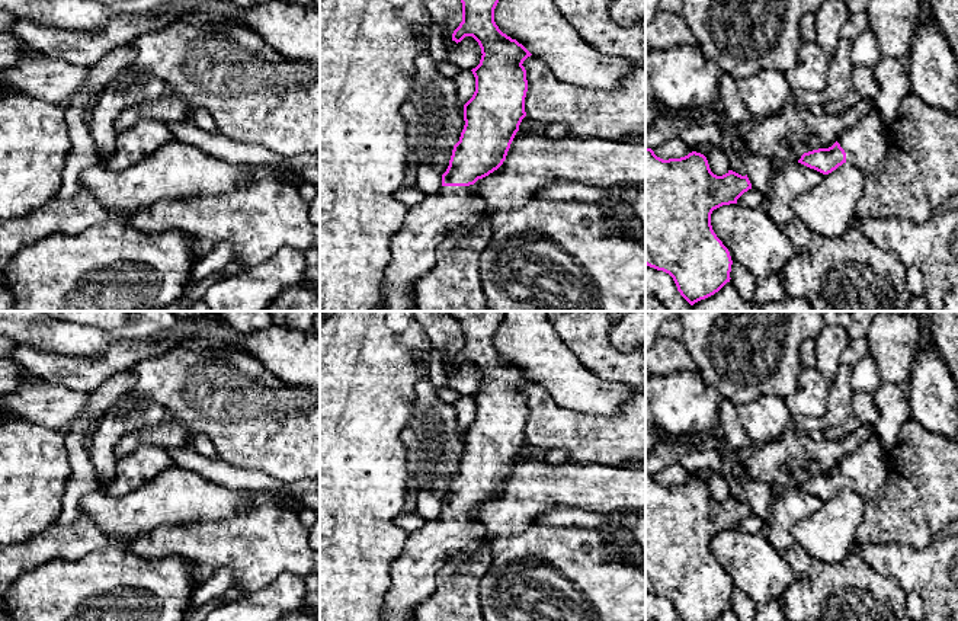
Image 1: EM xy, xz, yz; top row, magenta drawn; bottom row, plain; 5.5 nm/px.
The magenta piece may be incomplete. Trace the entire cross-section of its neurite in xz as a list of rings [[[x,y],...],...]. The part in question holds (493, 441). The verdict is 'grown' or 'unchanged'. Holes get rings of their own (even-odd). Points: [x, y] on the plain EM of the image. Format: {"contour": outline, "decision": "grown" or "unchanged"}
{"contour": [[[504,311],[432,313],[459,323],[462,348],[454,356],[452,366],[458,369],[472,362],[483,381],[471,396],[475,417],[464,430],[465,451],[442,500],[442,513],[407,534],[403,551],[391,566],[393,582],[382,621],[414,621],[416,606],[435,592],[438,573],[446,560],[471,541],[487,537],[486,525],[472,510],[503,490],[526,442],[528,406],[522,390],[532,380],[494,348]]], "decision": "grown"}

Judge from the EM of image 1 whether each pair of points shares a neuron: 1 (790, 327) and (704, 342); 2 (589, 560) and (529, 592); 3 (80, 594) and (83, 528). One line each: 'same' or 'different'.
1: same
2: same
3: different

